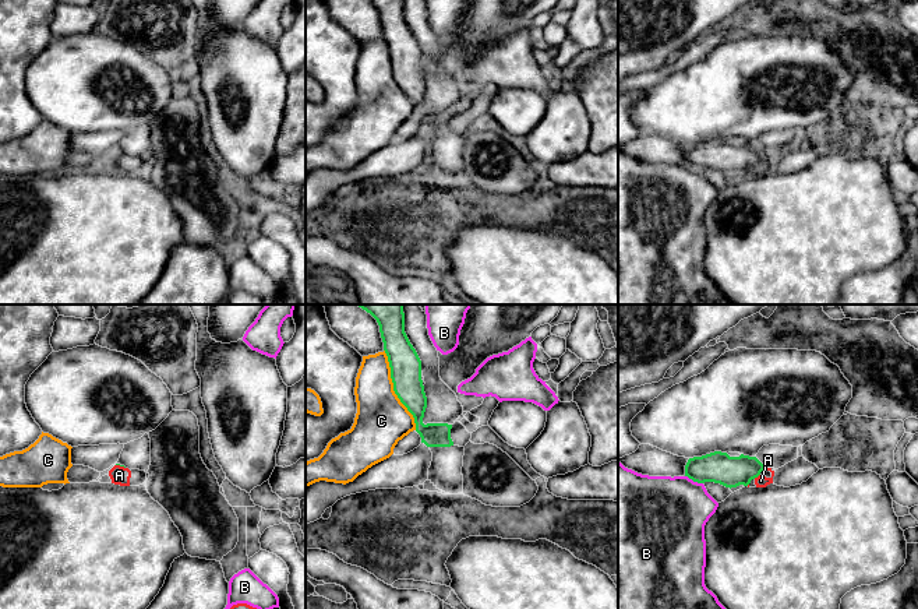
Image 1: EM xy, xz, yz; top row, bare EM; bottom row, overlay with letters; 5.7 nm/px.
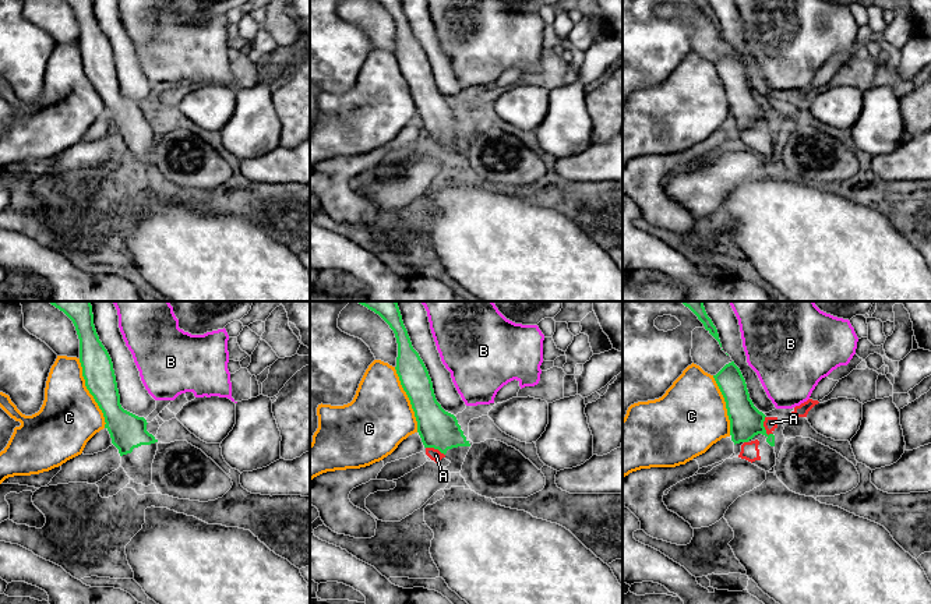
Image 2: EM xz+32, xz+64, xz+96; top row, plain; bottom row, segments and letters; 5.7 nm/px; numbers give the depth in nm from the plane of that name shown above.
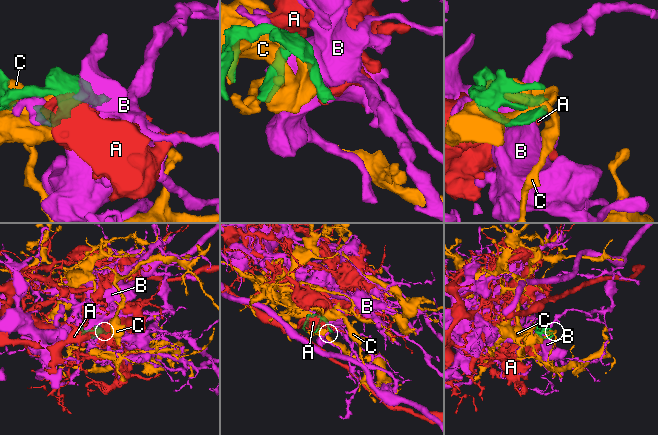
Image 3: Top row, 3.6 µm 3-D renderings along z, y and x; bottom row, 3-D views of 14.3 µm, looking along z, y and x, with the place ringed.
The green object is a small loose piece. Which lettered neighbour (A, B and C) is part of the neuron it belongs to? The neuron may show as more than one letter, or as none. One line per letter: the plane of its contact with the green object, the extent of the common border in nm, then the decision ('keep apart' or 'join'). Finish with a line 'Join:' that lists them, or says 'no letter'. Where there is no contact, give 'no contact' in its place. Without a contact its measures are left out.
A: yz | 50 nm | keep apart
B: yz | 120 nm | keep apart
C: xz | 500 nm | keep apart
Join: no letter

